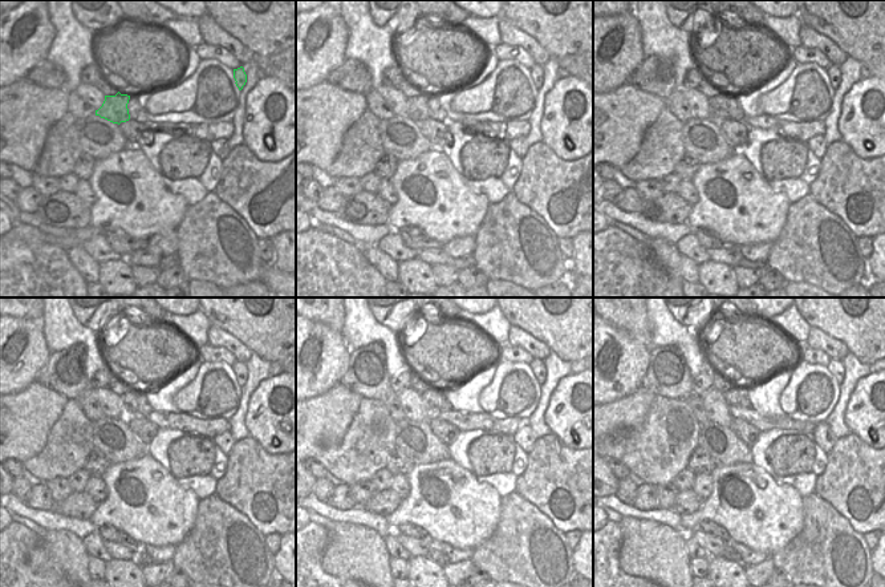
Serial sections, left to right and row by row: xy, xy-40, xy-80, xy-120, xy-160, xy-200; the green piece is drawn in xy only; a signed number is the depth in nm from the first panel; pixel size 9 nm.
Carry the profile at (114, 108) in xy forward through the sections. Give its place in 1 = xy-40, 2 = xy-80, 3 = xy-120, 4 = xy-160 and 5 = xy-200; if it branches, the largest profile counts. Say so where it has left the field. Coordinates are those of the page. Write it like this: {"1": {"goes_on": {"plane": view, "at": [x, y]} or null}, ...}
{"1": {"goes_on": {"plane": "xy-40", "at": [417, 106]}}, "2": {"goes_on": {"plane": "xy-80", "at": [719, 105]}}, "3": {"goes_on": {"plane": "xy-120", "at": [129, 400]}}, "4": {"goes_on": {"plane": "xy-160", "at": [431, 399]}}, "5": {"goes_on": {"plane": "xy-200", "at": [730, 397]}}}

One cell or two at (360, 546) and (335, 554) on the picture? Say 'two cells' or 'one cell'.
one cell

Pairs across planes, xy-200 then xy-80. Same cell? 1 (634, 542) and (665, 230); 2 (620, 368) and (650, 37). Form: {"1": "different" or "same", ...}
{"1": "different", "2": "different"}

